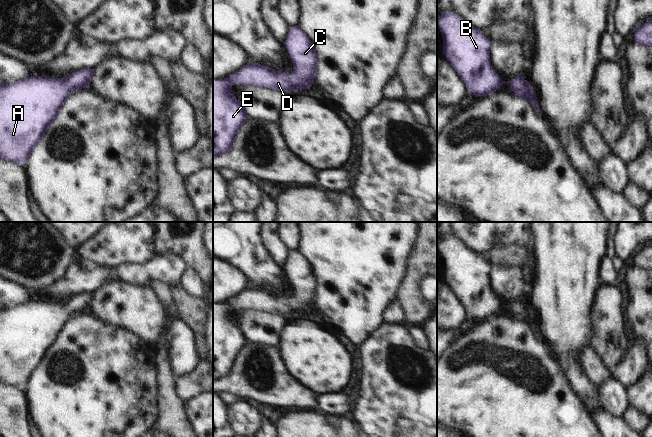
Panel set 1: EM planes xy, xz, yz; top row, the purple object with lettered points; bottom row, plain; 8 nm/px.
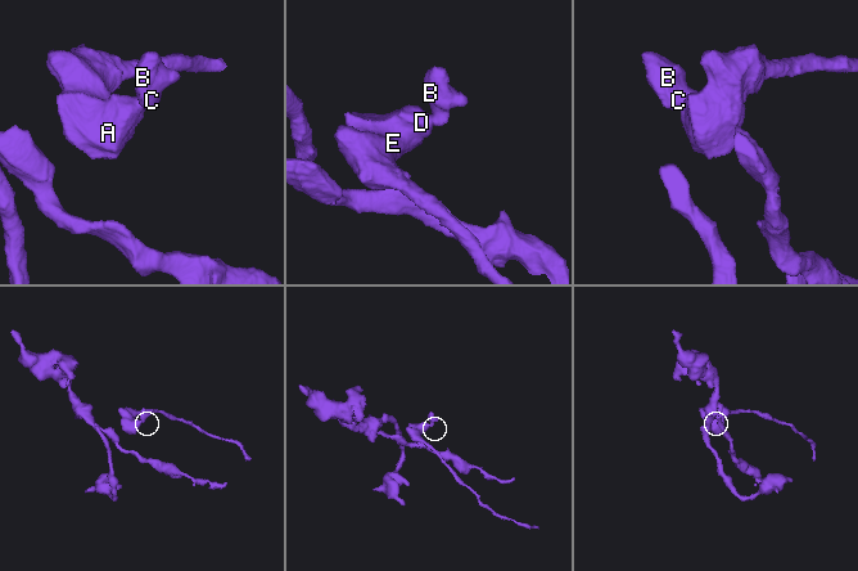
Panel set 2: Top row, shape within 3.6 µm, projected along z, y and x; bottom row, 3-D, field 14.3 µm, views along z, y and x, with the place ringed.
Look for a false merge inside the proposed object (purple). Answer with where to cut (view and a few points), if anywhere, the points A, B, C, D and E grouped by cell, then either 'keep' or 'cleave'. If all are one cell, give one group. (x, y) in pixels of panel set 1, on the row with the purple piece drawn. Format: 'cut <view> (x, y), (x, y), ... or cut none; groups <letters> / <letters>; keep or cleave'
cut none; groups A B C D E; keep

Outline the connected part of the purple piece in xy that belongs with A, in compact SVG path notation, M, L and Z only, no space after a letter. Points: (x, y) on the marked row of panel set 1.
M83 68L67 78L31 76L14 84L0 82L0 158L26 164L70 94L77 89L90 88L93 75L94 69Z

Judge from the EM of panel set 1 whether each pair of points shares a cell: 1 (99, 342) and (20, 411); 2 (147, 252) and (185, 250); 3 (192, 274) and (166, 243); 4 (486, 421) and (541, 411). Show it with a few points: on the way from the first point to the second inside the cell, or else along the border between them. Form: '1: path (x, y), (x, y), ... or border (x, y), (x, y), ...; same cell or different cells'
1: border (25, 388), (30, 407), (30, 419), (33, 422); different cells
2: border (154, 232), (154, 247), (157, 253); different cells
3: border (188, 265), (196, 270), (202, 280); different cells
4: path (500, 411), (527, 411); same cell

